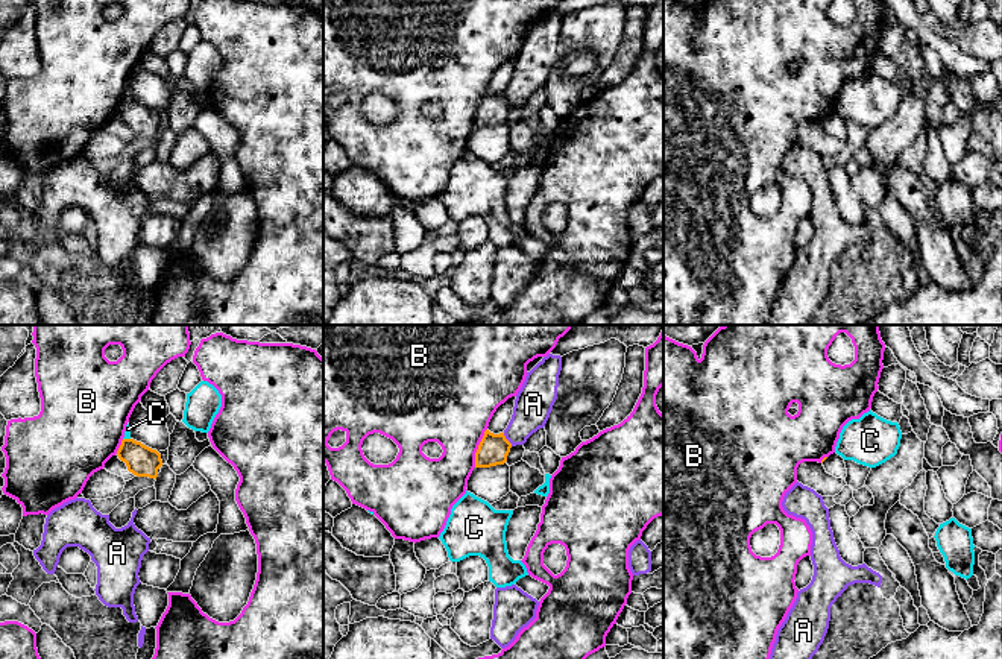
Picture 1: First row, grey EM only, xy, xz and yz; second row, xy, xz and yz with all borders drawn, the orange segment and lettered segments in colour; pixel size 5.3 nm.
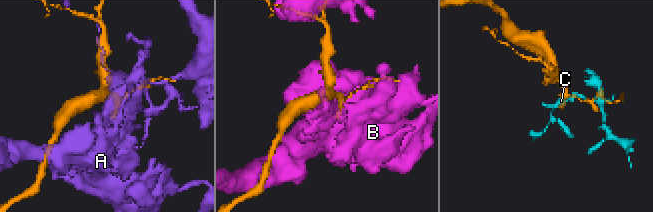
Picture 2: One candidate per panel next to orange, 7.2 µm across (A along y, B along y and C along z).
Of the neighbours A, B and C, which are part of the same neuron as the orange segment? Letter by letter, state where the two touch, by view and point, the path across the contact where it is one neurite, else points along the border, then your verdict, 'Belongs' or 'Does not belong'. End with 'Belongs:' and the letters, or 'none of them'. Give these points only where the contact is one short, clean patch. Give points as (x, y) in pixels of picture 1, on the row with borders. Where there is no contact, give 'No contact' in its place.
A: Touches orange at xz (506, 439). Does not belong
B: Touches orange at xz (478, 448). Does not belong
C: Touches orange at xy (126, 439). Boundary: xy (123, 438), (129, 439). Does not belong
Belongs: none of them

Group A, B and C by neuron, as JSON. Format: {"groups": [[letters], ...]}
{"groups": [["A"], ["B"], ["C"]]}

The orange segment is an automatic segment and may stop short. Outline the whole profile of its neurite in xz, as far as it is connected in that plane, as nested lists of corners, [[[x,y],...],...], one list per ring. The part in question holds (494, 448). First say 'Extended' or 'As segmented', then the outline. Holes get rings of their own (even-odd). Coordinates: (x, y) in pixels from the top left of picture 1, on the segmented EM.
As segmented. [[[486,430],[475,452],[475,468],[504,465],[510,448],[512,443],[506,439],[504,433],[493,434]]]

